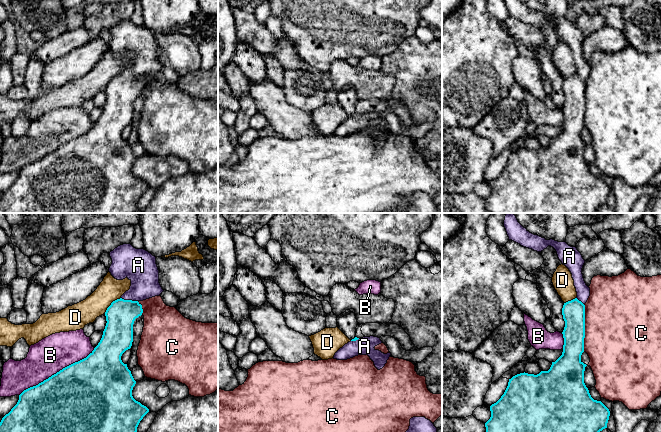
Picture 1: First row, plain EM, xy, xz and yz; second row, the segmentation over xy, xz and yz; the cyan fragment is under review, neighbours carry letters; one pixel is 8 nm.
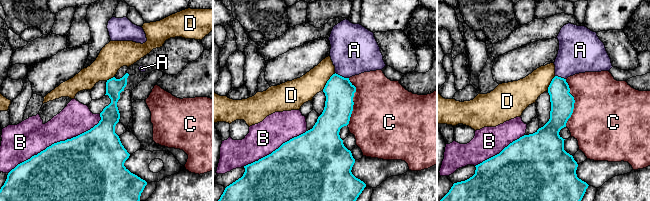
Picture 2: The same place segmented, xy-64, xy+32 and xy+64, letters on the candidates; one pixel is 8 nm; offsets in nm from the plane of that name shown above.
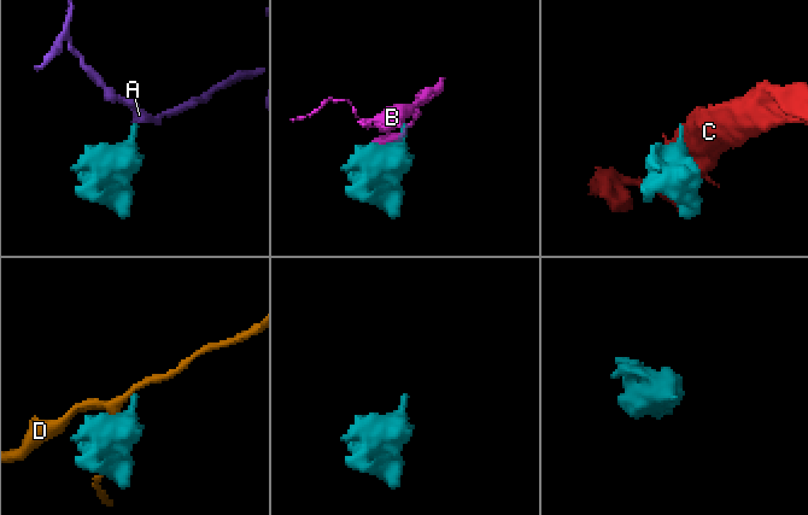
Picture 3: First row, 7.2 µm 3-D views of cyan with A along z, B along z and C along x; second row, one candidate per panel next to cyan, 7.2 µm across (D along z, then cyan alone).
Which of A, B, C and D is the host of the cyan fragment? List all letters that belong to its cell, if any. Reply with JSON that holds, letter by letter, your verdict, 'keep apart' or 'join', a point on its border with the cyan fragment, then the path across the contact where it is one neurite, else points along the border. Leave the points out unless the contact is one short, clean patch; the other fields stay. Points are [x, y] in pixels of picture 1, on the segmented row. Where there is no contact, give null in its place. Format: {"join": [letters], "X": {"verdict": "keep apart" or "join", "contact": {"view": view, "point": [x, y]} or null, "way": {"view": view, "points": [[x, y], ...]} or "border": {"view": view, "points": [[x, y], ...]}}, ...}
{"join": ["A"], "A": {"verdict": "join", "contact": {"view": "xy", "point": [129, 300]}, "way": {"view": "xy", "points": [[120, 315], [127, 308], [129, 300], [144, 285], [144, 274]]}}, "B": {"verdict": "keep apart", "contact": {"view": "xy", "point": [57, 372]}}, "C": {"verdict": "keep apart", "contact": {"view": "yz", "point": [584, 328]}, "border": {"view": "yz", "points": [[583, 304], [584, 351]]}}, "D": {"verdict": "keep apart", "contact": {"view": "xy", "point": [111, 304]}, "border": {"view": "xy", "points": [[120, 297], [115, 299], [104, 313]]}}}

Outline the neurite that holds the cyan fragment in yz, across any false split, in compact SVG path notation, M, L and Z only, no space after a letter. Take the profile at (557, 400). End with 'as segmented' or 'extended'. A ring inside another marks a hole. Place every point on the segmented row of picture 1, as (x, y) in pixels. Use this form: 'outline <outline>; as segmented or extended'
outline M507 213L504 220L509 240L523 247L541 252L548 246L553 247L559 260L572 274L577 297L564 303L562 315L565 327L562 355L548 371L539 374L520 373L509 379L508 386L501 398L490 406L491 417L485 423L486 432L600 432L607 428L610 416L609 409L601 402L594 400L584 383L584 371L587 366L581 361L584 352L585 338L585 303L590 296L590 288L586 285L582 268L585 263L576 247L566 242L553 239L546 240L530 233L517 220L513 213Z; extended

